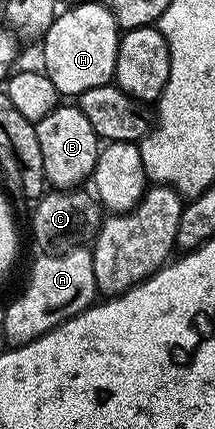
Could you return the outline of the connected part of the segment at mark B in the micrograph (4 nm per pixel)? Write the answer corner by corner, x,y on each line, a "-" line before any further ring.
61,104
49,116
42,118
40,122
35,123
37,132
37,144
41,144
41,160
43,161
43,177
56,190
70,190
84,185
83,181
90,179
95,172
97,156
101,149
101,139
97,132
93,132
93,124
89,124
85,112
81,112
78,105

